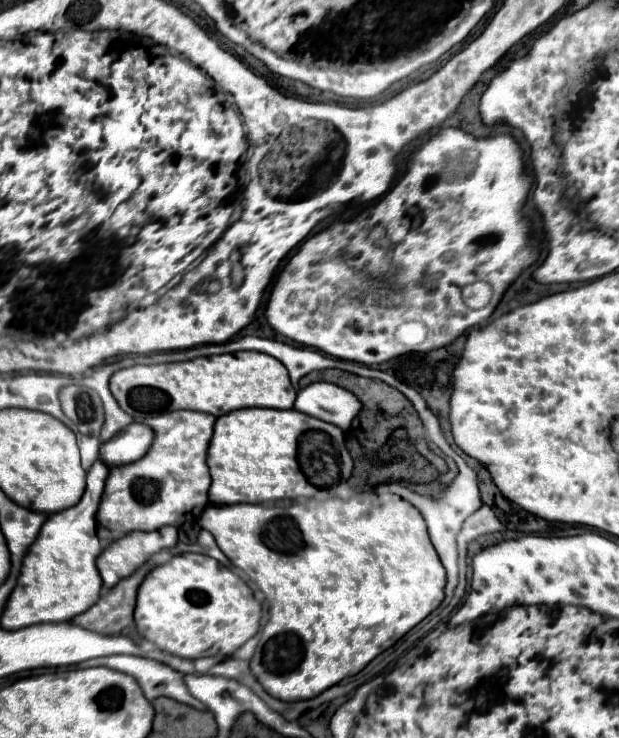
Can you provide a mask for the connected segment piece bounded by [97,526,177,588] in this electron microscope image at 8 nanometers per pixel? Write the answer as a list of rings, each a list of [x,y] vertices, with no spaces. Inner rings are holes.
[[[163,526],[155,532],[129,532],[111,542],[97,558],[99,574],[107,588],[135,572],[151,554],[161,548],[171,548],[177,542],[177,528]]]

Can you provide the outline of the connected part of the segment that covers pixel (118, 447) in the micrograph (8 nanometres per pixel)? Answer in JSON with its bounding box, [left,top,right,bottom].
[99,422,155,466]

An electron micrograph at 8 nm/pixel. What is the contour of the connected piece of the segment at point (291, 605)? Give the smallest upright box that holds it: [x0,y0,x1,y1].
[199,492,445,702]

